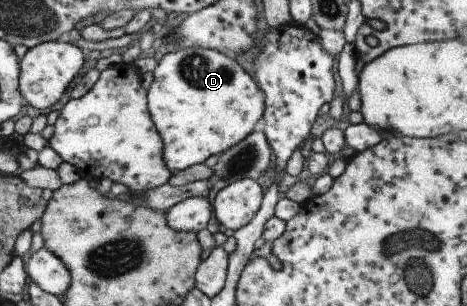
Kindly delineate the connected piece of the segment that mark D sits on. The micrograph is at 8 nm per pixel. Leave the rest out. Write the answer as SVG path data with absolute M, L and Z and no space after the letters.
M185 47L165 54L152 73L153 80L146 91L146 106L151 123L161 138L163 165L171 176L185 168L204 163L210 156L221 155L244 140L262 119L263 94L231 56L212 49Z

